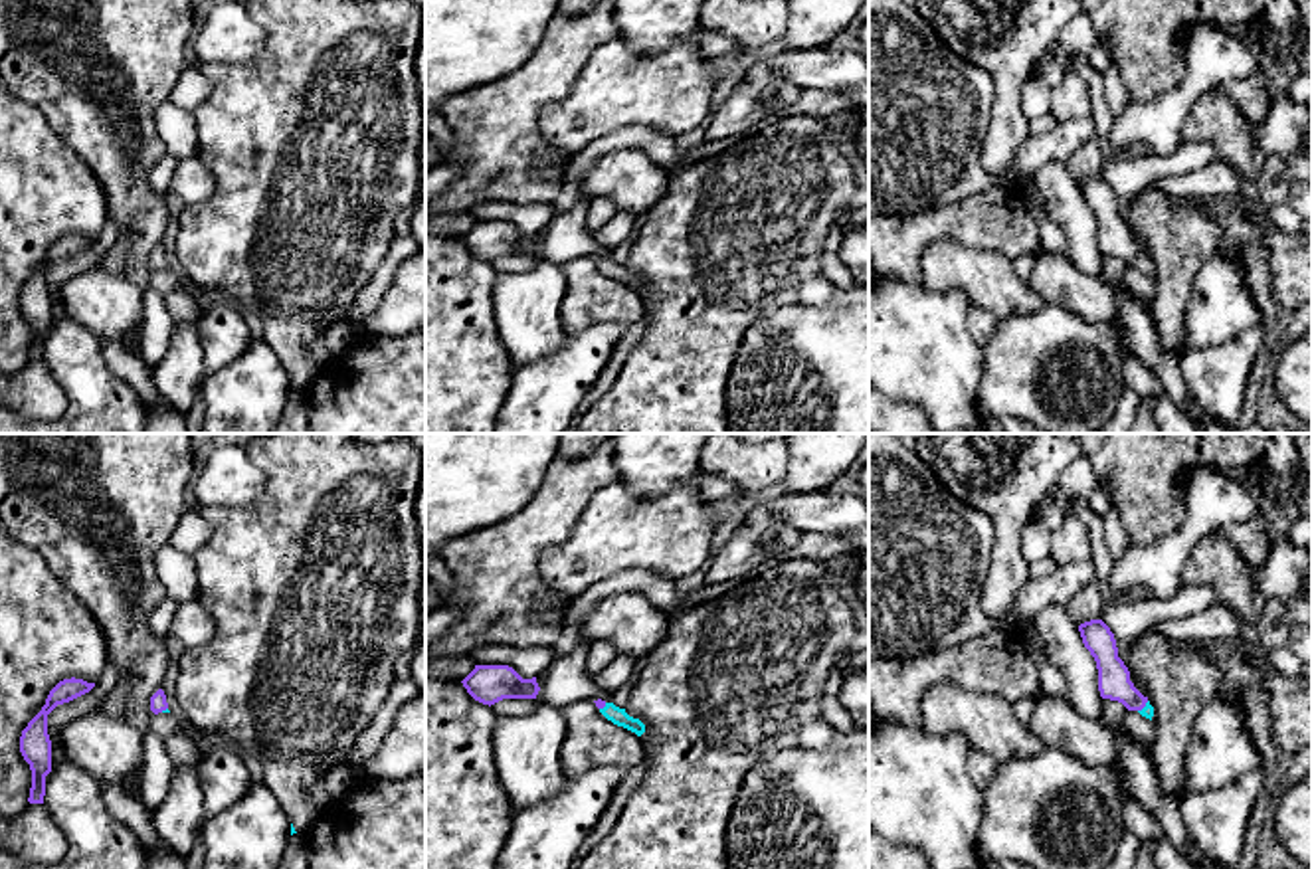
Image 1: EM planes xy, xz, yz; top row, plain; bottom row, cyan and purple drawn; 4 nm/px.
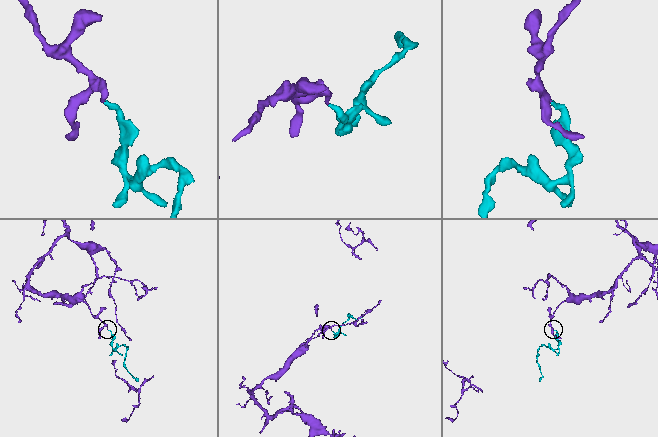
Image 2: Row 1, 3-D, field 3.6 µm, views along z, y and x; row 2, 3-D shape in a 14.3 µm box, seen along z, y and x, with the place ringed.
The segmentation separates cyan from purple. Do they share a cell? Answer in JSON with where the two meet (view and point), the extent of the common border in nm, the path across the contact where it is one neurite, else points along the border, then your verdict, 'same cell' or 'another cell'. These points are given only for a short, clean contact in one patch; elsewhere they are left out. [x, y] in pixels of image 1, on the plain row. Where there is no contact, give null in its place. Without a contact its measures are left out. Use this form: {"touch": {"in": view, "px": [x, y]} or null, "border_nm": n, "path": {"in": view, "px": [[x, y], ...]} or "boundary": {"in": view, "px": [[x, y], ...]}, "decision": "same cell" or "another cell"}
{"touch": {"in": "yz", "px": [1144, 264]}, "border_nm": 60, "path": {"in": "yz", "px": [[1148, 268], [1144, 264], [1115, 240]]}, "decision": "same cell"}

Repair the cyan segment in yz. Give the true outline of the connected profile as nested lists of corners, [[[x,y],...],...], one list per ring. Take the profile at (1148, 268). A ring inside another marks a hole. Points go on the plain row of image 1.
[[[1090,176],[1078,182],[1084,204],[1096,218],[1098,247],[1102,255],[1118,257],[1128,267],[1138,267],[1142,273],[1154,273],[1154,263],[1130,238],[1130,228],[1118,214],[1114,190],[1102,176]]]

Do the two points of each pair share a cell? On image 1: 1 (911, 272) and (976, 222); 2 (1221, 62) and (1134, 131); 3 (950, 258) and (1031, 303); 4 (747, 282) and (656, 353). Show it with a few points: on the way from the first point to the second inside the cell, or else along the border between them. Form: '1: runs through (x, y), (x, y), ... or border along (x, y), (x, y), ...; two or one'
1: runs through (911, 250), (938, 222), (954, 222); one
2: runs through (1200, 80), (1156, 123); one
3: runs through (970, 270), (1012, 295); one
4: runs through (725, 297), (677, 343); one

